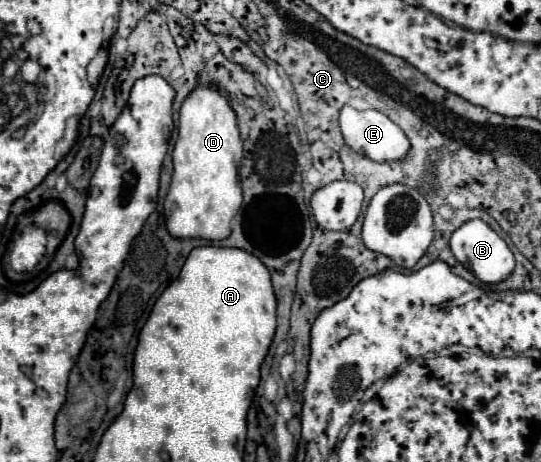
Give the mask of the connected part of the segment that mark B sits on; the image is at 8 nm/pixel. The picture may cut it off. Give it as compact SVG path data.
M470 219L470 221L462 223L450 237L450 249L452 249L454 257L464 267L468 267L482 283L498 283L498 281L502 281L506 275L510 275L514 271L514 255L512 255L510 247L482 219Z

